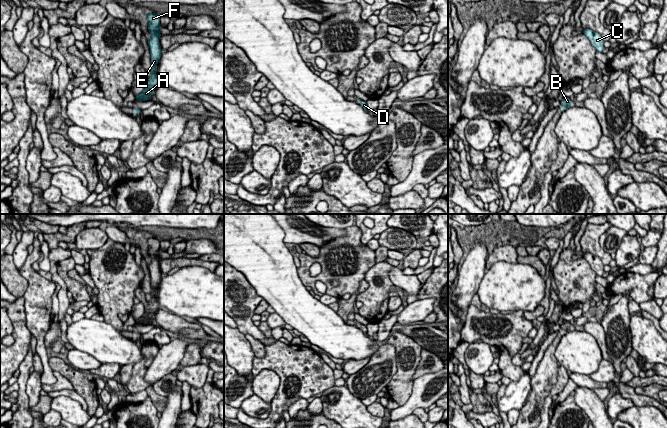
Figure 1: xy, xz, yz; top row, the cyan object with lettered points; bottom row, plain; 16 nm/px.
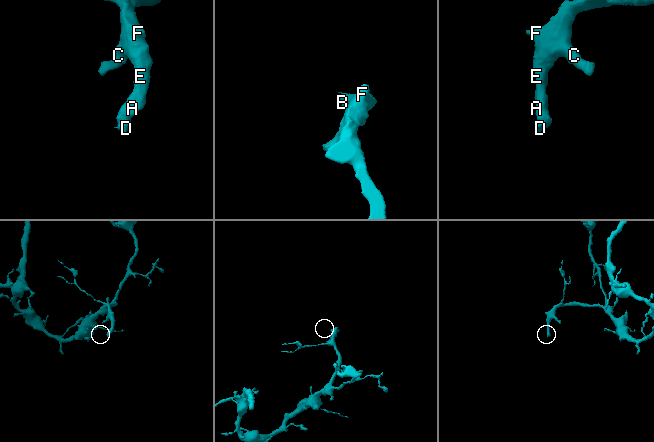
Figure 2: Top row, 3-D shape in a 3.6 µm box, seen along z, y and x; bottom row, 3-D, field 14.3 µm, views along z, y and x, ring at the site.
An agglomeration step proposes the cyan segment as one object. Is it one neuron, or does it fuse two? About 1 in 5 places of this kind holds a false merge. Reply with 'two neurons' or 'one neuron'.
one neuron

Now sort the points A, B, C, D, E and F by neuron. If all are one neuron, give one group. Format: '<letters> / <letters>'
A B C D E F

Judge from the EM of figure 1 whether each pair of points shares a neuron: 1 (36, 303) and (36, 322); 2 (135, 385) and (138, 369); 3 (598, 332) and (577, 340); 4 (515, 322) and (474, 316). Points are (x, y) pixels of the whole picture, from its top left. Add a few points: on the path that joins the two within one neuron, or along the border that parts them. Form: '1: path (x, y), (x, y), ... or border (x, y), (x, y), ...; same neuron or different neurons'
1: path (36, 308), (36, 317); same neuron
2: path (137, 381), (138, 373); same neuron
3: border (585, 330), (594, 338), (602, 355); different neurons
4: path (505, 318), (484, 319); same neuron

